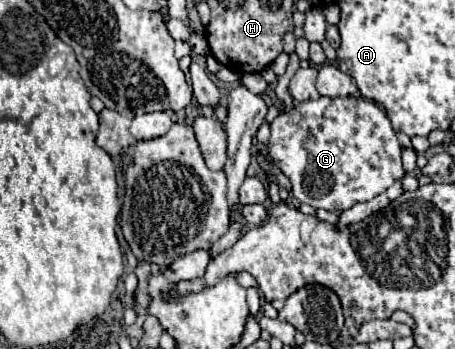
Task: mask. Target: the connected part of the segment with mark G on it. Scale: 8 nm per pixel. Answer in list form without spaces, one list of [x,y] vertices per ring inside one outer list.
[[[324,98],[308,100],[296,104],[290,112],[276,116],[270,126],[272,134],[268,138],[268,148],[274,164],[292,180],[292,194],[314,208],[324,210],[346,210],[358,202],[366,202],[378,196],[382,190],[390,188],[396,180],[404,176],[396,132],[390,126],[386,112],[364,98]]]

